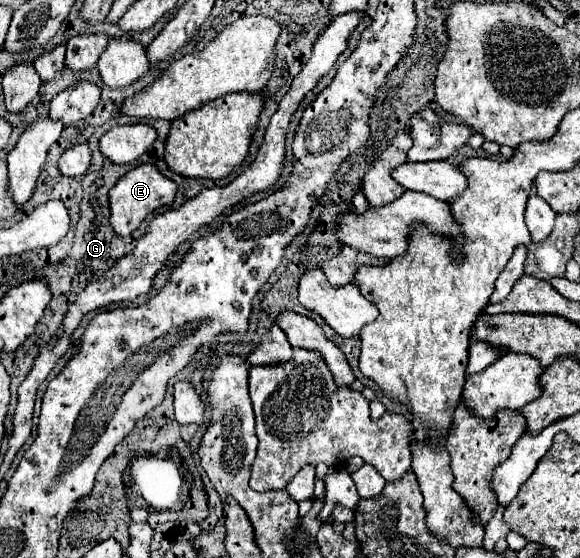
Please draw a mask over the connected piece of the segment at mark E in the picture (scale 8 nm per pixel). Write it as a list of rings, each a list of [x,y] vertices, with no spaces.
[[[138,165],[124,173],[118,183],[108,191],[108,203],[110,203],[110,225],[120,237],[128,237],[152,211],[156,211],[162,205],[172,205],[176,197],[176,183],[168,181],[160,175],[160,171],[154,165]]]

